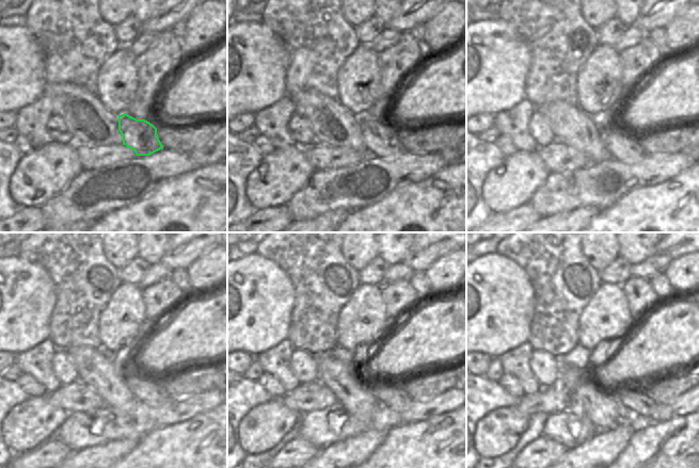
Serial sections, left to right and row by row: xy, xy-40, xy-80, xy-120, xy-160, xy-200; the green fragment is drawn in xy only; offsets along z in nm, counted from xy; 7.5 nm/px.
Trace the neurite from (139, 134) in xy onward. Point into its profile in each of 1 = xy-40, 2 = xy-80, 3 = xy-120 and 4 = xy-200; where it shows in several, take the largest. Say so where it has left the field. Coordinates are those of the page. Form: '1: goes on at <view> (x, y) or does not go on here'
1: goes on at xy-40 (380, 138)
2: goes on at xy-80 (620, 140)
3: goes on at xy-120 (145, 387)
4: goes on at xy-200 (633, 398)

